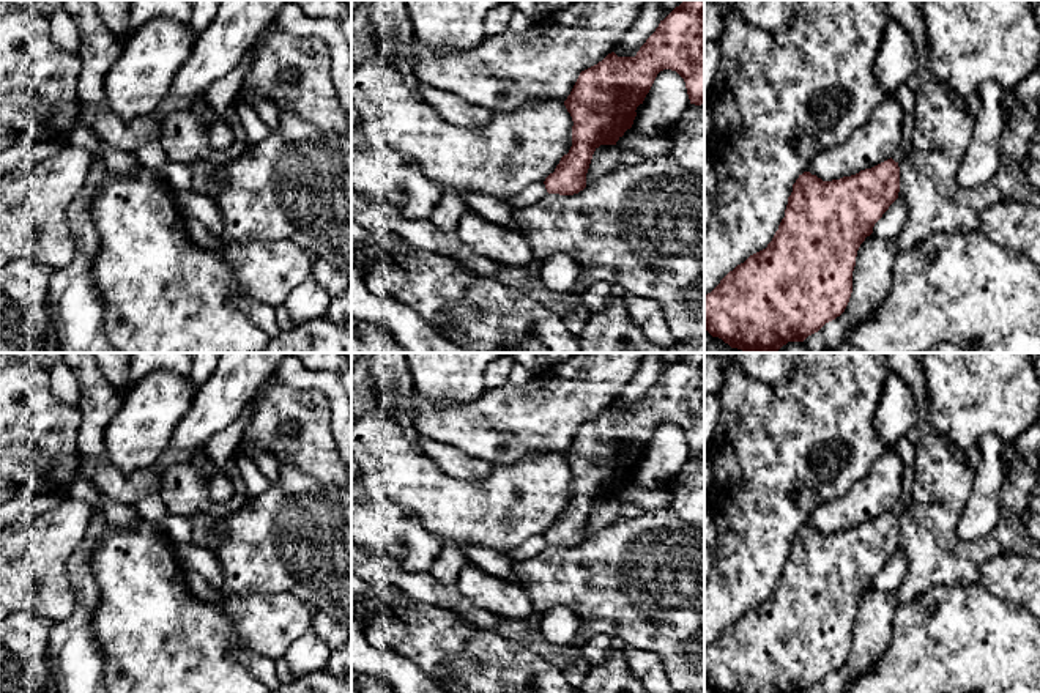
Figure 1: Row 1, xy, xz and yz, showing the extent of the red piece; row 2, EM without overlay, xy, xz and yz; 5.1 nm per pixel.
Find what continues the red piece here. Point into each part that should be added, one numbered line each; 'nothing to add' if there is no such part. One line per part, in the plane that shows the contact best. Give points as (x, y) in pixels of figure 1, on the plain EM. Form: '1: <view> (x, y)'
nothing to add

